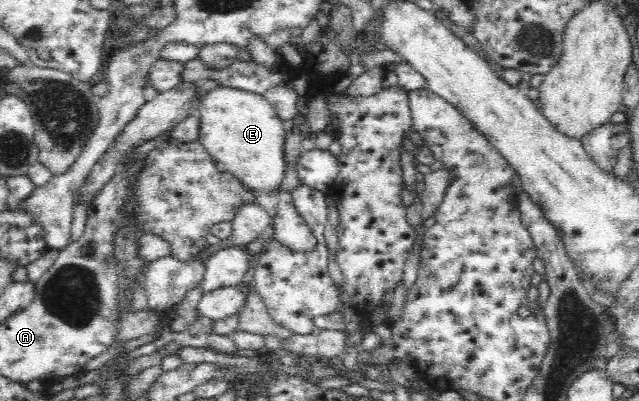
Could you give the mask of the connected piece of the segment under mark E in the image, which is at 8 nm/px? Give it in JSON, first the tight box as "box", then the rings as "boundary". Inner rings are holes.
{"box":[197,86,286,192],"boundary":[[[219,86],[202,97],[197,106],[199,138],[203,150],[221,162],[250,190],[270,192],[284,177],[283,144],[286,130],[272,105],[262,94]]]}

